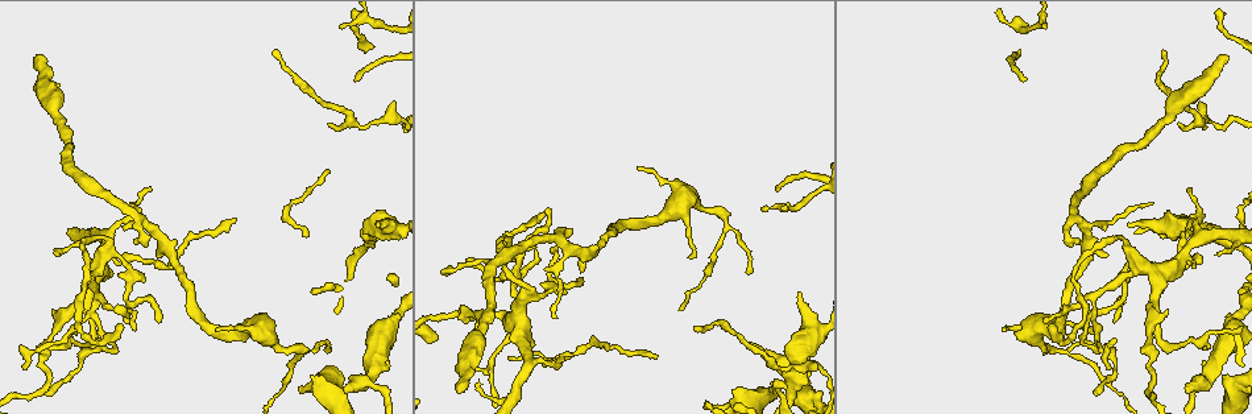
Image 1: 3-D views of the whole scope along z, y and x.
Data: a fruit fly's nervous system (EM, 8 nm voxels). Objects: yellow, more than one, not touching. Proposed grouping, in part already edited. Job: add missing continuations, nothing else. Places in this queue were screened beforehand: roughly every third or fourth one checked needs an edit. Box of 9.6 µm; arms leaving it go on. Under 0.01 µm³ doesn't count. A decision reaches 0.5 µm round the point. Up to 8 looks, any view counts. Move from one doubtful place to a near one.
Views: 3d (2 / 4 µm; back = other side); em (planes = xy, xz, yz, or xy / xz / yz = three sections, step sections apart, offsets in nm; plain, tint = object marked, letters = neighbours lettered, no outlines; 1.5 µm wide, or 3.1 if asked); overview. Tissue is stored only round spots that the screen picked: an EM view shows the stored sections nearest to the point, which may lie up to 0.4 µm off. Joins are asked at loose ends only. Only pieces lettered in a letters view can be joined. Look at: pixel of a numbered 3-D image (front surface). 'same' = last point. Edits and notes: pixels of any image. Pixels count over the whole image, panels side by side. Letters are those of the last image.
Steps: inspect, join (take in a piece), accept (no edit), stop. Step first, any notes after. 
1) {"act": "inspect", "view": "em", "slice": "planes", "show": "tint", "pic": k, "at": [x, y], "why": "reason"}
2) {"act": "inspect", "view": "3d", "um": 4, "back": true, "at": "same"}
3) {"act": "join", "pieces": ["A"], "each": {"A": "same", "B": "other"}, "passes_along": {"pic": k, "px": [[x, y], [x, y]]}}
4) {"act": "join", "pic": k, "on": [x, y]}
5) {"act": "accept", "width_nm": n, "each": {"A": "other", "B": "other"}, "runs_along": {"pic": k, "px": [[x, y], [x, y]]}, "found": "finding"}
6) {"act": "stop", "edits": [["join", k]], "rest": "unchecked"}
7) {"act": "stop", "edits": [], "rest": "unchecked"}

{"act": "inspect", "view": "3d", "um": 4, "pic": 1, "at": [1005, 330], "why": "thin end"}

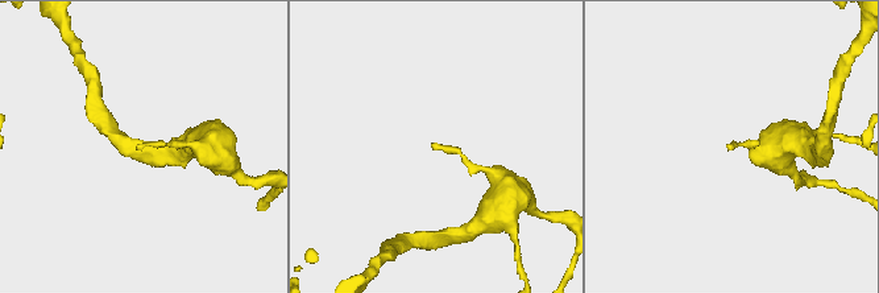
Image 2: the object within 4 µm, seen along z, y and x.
{"act": "inspect", "view": "em", "slice": "planes", "show": "tint", "pic": 2, "at": [435, 144]}

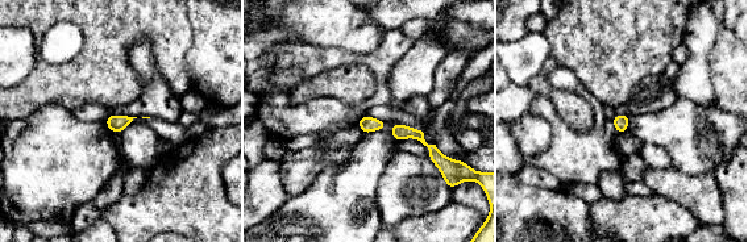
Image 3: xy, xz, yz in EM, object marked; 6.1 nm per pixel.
{"act": "inspect", "view": "em", "slice": "planes", "show": "letters", "at": "same", "why": "see the neighbours"}

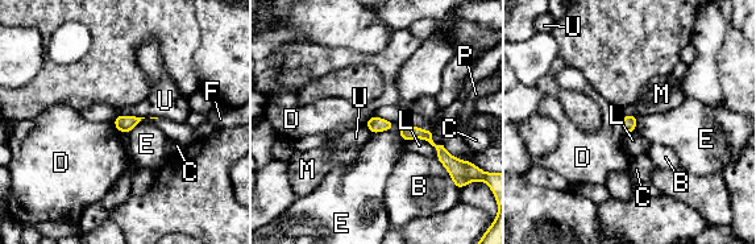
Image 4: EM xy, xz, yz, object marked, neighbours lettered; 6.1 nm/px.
{"act": "accept", "each": {"B": "other", "C": "other", "D": "other", "E": "other", "F": "other", "L": "other", "M": "other", "P": "other", "U": "other"}, "border": {"pic": 4, "px": [[112, 123], [119, 131]]}, "found": "no lettered piece goes on from it"}

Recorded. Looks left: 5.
{"act": "inspect", "view": "3d", "um": 2, "pic": 1, "at": [329, 351]}

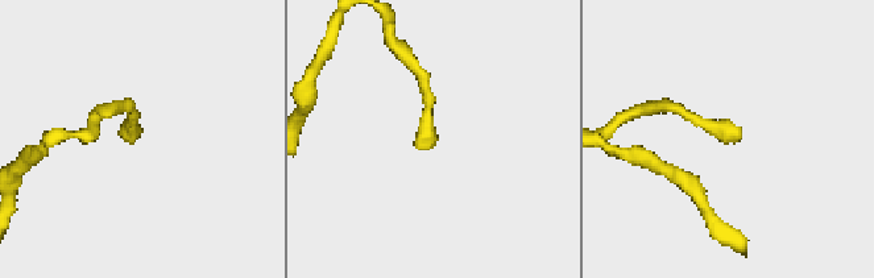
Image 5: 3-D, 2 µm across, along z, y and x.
{"act": "inspect", "view": "em", "slice": "yz", "step": 4, "show": "tint", "pic": 5, "at": [429, 146], "why": "need the tissue"}

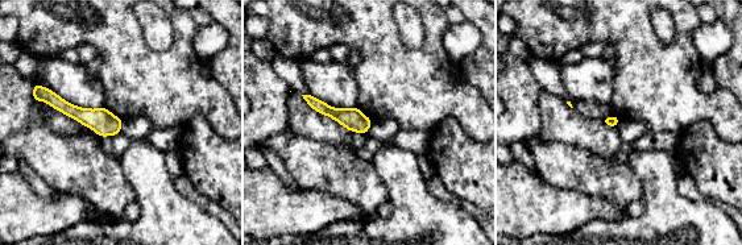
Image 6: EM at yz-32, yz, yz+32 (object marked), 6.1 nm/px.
{"act": "inspect", "view": "em", "slice": "planes", "show": "letters", "at": "same", "why": "cut it another way"}

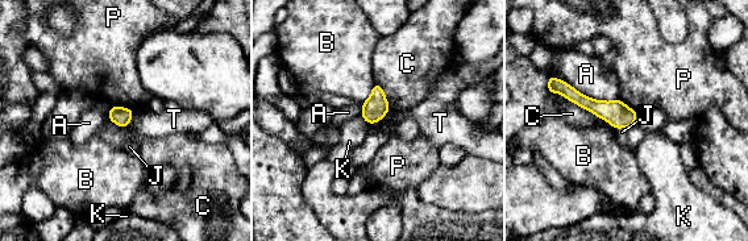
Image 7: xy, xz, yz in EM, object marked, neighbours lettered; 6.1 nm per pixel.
{"act": "accept", "each": {"A": "other", "B": "other", "C": "other", "J": "other", "K": "other", "P": "other", "T": "other"}, "border": {"pic": 7, "px": [[389, 109], [381, 119], [369, 124]]}, "found": "no lettered piece goes on from it"}

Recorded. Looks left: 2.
{"act": "stop", "edits": [], "rest": "unchecked"}

